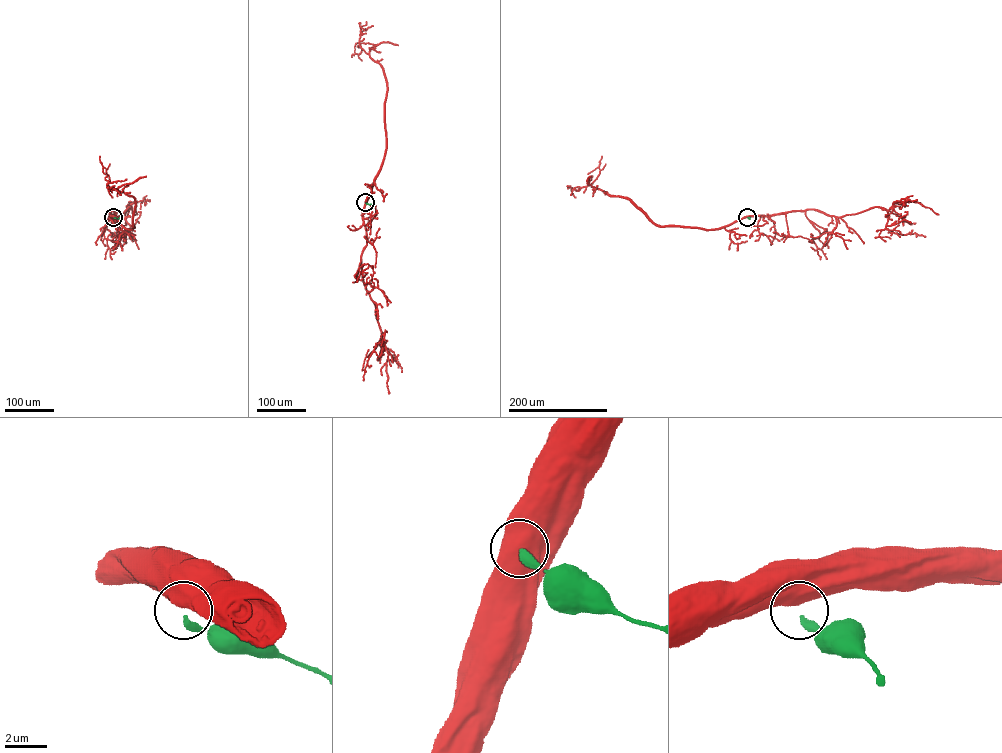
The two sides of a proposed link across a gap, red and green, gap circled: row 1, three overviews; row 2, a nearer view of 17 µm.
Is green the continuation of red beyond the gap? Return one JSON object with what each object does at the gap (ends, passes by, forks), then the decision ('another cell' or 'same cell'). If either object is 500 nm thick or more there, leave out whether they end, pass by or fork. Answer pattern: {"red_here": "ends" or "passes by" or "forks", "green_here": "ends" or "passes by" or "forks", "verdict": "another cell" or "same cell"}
{"verdict": "same cell"}

